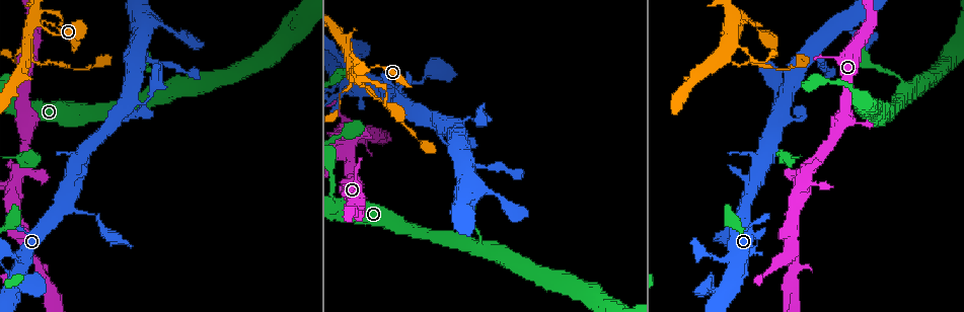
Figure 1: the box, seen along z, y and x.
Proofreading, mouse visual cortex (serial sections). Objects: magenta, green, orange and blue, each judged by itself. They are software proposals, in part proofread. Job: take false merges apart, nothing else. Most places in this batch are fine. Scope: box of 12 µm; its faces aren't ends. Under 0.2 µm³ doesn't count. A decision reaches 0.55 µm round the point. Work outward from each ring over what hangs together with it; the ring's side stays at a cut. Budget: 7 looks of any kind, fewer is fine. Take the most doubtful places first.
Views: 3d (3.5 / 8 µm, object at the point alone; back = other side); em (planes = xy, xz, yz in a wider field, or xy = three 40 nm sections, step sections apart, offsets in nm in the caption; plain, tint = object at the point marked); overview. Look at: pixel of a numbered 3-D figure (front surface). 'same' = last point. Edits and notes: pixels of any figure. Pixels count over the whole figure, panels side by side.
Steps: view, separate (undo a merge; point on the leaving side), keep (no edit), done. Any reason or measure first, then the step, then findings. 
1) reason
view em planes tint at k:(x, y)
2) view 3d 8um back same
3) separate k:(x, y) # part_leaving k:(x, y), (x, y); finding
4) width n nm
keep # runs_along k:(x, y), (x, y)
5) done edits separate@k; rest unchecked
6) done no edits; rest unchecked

small branch off a trunk
view 3d 3.5um at 1:(28, 46)

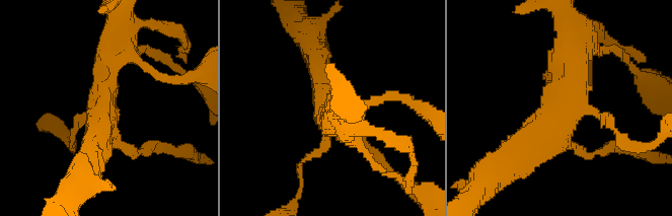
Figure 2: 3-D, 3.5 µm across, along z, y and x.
view em xy step 3 tint at 2:(570, 107)

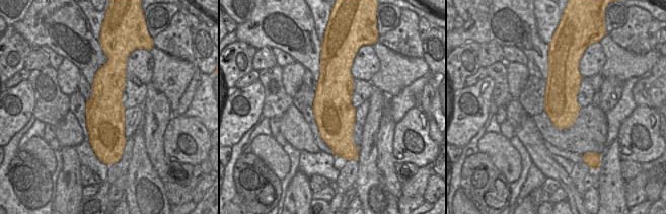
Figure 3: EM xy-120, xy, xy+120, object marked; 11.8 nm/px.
width 480 nm
keep # runs_along 2:(565, 50), (570, 110), (526, 147); all the same cell

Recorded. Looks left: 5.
view 3d 3.5um at 1:(804, 178)

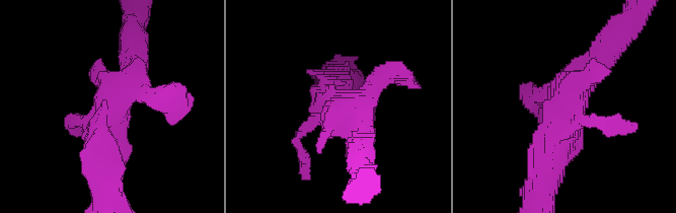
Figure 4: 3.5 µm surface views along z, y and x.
view em xy step 5 tint at 4:(113, 110)

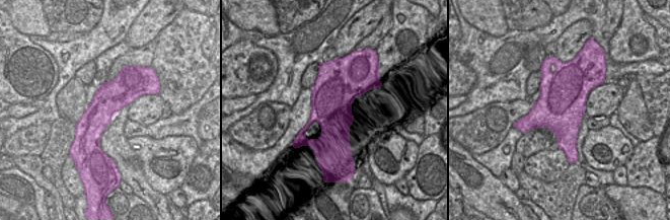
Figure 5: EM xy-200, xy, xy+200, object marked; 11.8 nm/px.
keep # runs_along 5:(125, 72), (92, 124), (92, 146); continuous, no second cell

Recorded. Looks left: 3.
view 3d 3.5um at 1:(710, 289)

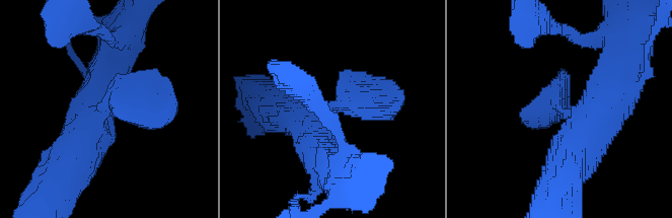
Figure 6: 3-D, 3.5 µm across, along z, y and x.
need the tissue
view em xy step 2 tint at 6:(559, 106)

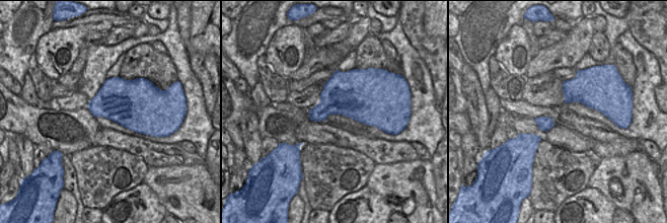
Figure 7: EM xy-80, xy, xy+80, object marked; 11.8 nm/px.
keep # one cell here

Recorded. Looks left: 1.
done no edits; rest unchecked

